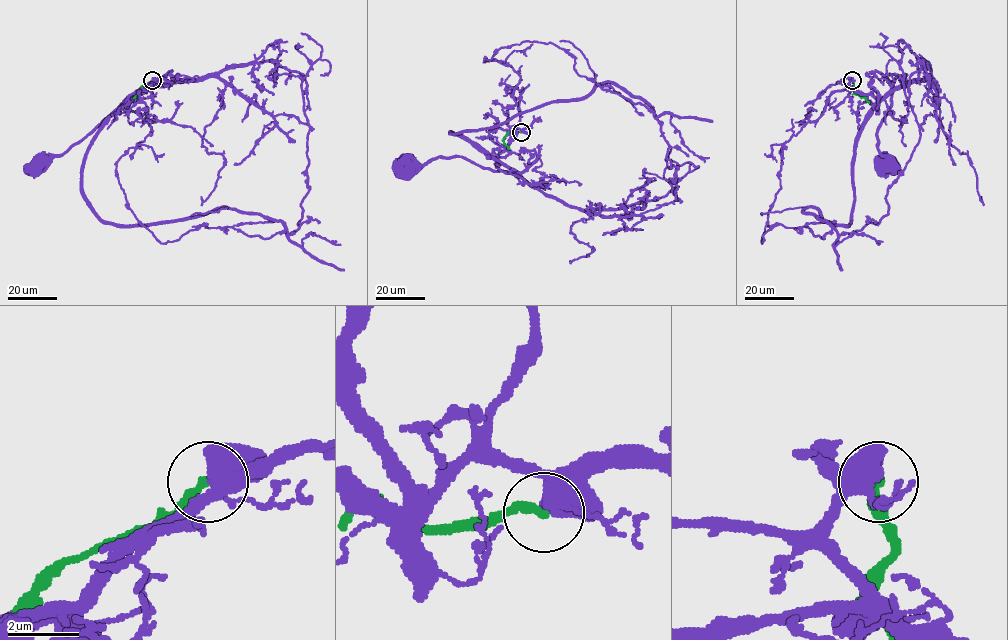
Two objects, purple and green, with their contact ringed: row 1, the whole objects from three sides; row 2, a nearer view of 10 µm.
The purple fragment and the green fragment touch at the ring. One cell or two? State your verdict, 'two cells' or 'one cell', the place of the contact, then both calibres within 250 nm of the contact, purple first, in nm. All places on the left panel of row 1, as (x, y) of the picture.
two cells; at (152, 80); 380 nm thick on the purple side, 280 nm on the other

